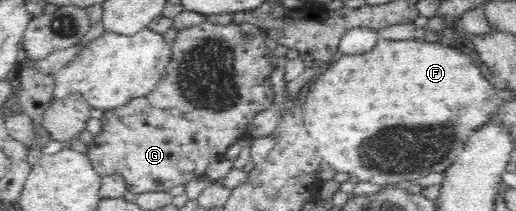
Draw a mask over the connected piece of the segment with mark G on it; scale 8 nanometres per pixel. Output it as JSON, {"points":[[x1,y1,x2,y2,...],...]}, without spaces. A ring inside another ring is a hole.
{"points":[[206,21,199,26,190,26,190,28,179,30,177,38,171,43,172,55,170,63,165,67,155,90,147,96,130,100,125,106,103,112,101,119,103,131,94,137,94,143,89,145,89,153,87,154,94,171,100,176,108,174,122,175,126,181,126,189,136,195,154,190,168,192,172,186,178,186,180,182,184,181,184,183,186,183,194,177,205,176,205,170,211,163,222,160,227,152,226,150,228,150,232,144,236,144,238,139,250,134,254,117,258,116,262,110,268,110,274,103,275,94,272,89,270,76,273,70,277,68,276,60,278,60,278,56,276,56,276,50,270,50,270,48,266,46,266,38,267,36,264,30,260,29,256,24,248,22,218,24],[184,160,194,162,195,168,190,168,190,170,180,168,180,162]]}

